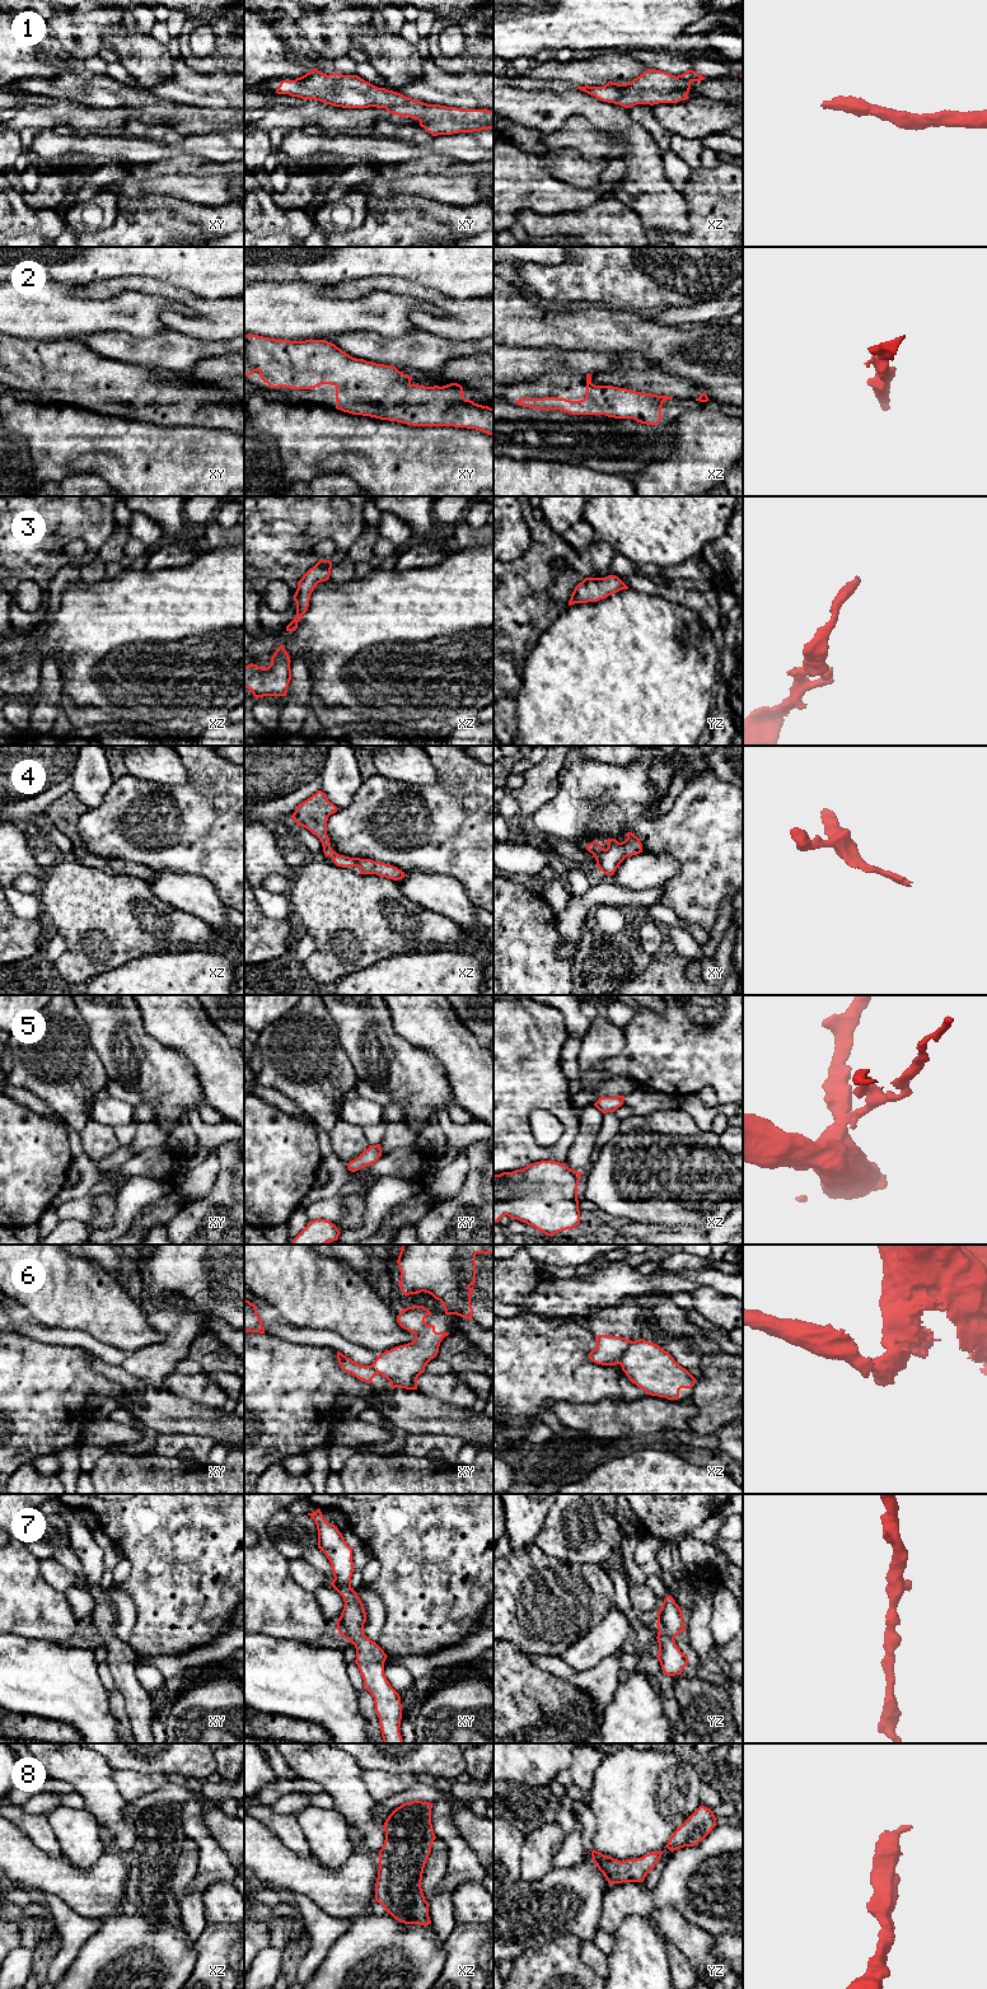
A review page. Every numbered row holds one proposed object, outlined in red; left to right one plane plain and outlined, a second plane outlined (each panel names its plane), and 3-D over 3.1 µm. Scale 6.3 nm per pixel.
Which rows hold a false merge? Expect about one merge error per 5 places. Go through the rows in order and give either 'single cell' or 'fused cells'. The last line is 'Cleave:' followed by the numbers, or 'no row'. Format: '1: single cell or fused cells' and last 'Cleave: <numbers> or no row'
1: single cell
2: single cell
3: single cell
4: single cell
5: single cell
6: fused cells
7: single cell
8: single cell
Cleave: 6

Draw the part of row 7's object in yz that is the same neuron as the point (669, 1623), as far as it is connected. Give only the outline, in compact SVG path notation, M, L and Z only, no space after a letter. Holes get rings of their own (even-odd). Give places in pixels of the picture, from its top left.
M666 1596L660 1610L658 1611L658 1643L660 1662L665 1675L682 1675L683 1668L688 1664L688 1657L680 1652L674 1638L686 1630L680 1607L672 1596Z

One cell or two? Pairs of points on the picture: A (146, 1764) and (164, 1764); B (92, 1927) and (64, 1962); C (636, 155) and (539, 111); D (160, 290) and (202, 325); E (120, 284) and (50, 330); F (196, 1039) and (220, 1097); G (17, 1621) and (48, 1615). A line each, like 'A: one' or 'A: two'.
A: one
B: one
C: one
D: one
E: two
F: one
G: one

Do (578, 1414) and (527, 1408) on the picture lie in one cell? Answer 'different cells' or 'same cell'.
different cells

